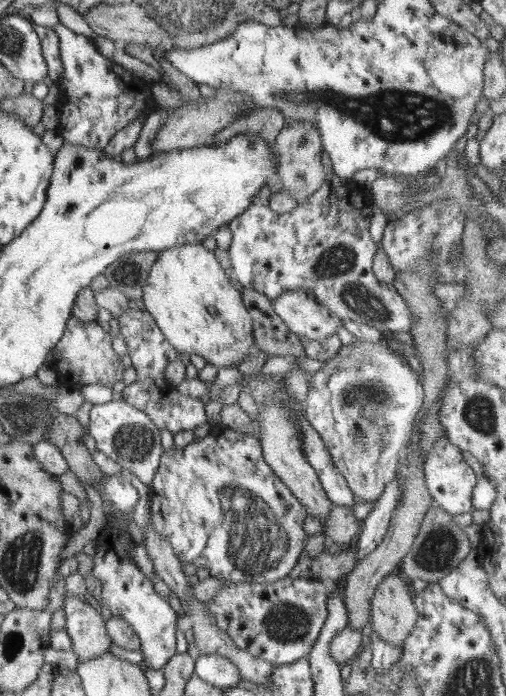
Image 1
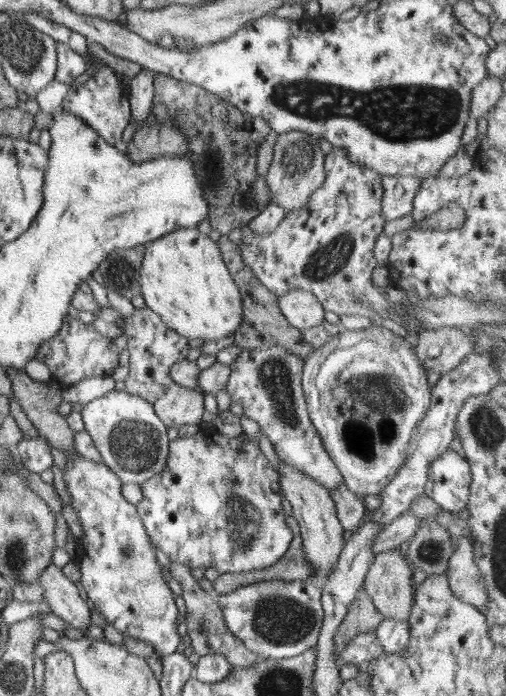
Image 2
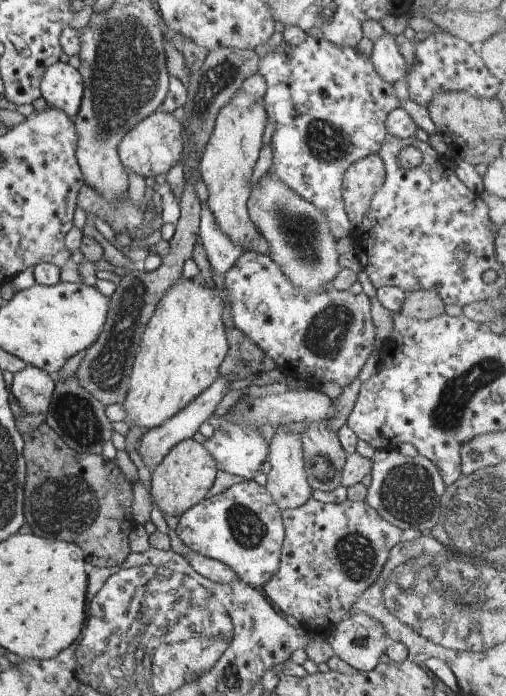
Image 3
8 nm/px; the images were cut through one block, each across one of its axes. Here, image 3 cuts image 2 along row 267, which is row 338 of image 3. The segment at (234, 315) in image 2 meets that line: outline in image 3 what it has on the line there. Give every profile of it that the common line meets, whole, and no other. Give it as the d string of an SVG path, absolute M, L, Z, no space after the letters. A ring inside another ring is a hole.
M199 276L178 278L166 294L160 298L152 318L148 320L142 334L138 354L130 373L130 384L126 400L122 403L126 410L126 424L138 426L146 434L151 428L162 426L166 420L176 416L188 403L196 400L216 377L220 375L220 365L228 354L228 338L223 323L224 302L217 288L202 284Z

